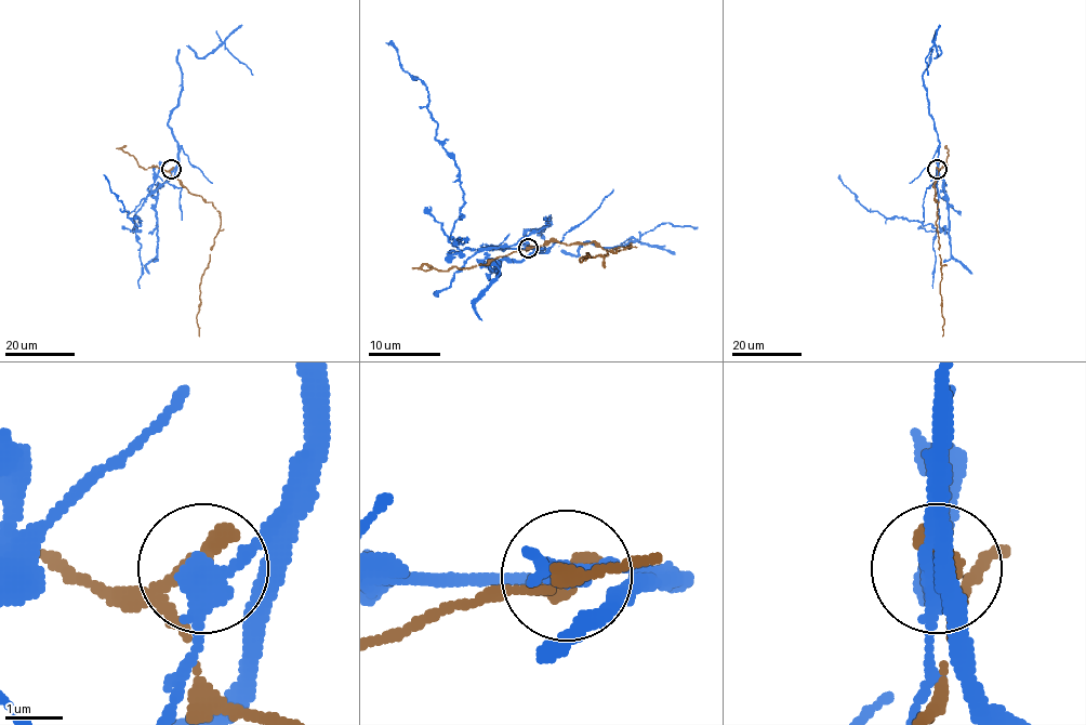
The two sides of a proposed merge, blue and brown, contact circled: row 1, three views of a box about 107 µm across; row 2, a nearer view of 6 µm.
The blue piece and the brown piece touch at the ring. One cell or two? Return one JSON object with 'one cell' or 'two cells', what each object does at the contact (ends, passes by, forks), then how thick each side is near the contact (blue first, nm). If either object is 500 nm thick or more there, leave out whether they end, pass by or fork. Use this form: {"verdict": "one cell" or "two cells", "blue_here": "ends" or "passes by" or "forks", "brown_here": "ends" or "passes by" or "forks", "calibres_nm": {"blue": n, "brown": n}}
{"verdict": "two cells", "blue_here": "passes by", "brown_here": "passes by", "calibres_nm": {"blue": 360, "brown": 240}}

